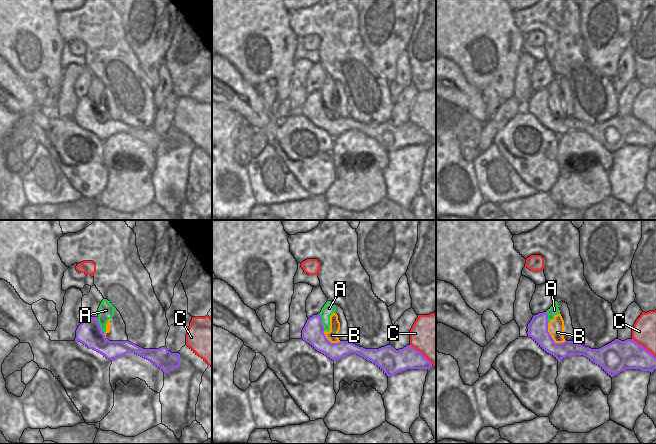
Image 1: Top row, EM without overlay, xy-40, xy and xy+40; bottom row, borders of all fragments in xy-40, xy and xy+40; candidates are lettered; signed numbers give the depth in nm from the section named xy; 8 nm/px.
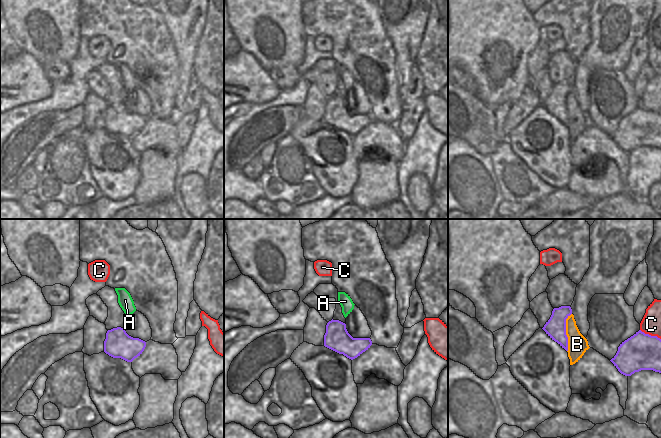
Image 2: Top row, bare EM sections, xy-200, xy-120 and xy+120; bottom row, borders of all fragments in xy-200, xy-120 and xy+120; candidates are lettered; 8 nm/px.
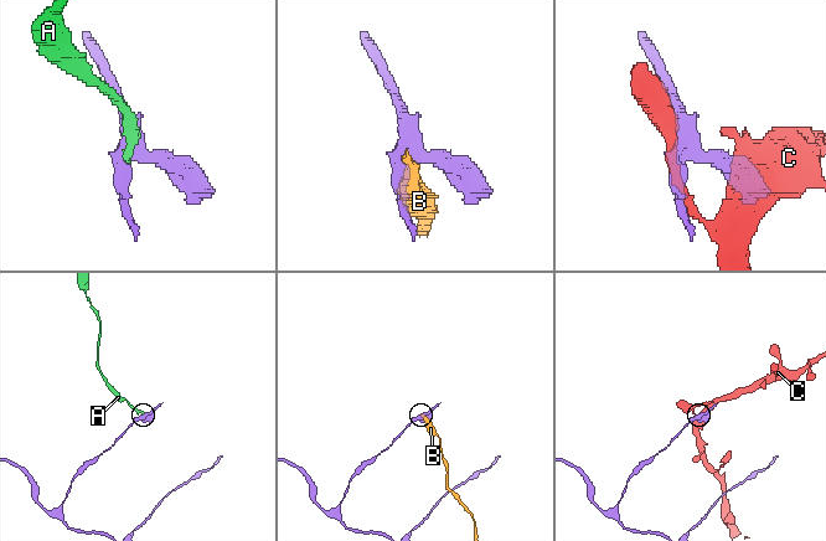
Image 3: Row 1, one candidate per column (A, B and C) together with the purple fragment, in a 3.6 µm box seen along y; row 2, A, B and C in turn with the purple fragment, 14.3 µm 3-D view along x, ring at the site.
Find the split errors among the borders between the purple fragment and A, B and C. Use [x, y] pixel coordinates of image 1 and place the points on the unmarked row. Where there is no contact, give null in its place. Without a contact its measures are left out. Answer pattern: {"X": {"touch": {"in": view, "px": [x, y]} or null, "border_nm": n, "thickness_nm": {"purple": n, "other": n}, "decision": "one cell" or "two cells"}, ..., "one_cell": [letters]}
{"A": {"touch": {"in": "xy", "px": [321, 98]}, "border_nm": 150, "thickness_nm": {"purple": 180, "other": 100}, "decision": "two cells"}, "B": {"touch": {"in": "xy+40", "px": [551, 113]}, "border_nm": 220, "thickness_nm": {"purple": 160, "other": 130}, "decision": "two cells"}, "C": {"touch": {"in": "xy+40", "px": [643, 123]}, "border_nm": 240, "thickness_nm": {"purple": 240, "other": 190}, "decision": "two cells"}, "one_cell": []}

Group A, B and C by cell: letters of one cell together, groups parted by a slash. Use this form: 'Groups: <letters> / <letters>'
Groups: A B / C.

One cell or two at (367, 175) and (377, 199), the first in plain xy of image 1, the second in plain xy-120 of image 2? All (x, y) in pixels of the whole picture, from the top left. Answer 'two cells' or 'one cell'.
one cell

